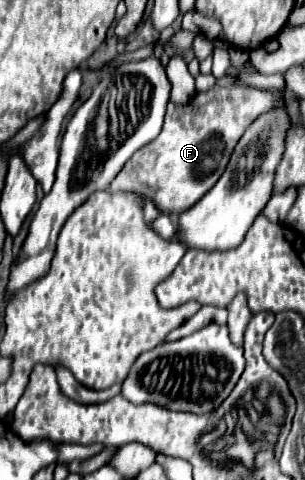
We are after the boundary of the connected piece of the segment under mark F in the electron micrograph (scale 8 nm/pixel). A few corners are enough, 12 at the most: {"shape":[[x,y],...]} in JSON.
{"shape":[[221,86],[169,102],[111,190],[177,216],[215,186],[247,126],[285,108]]}

